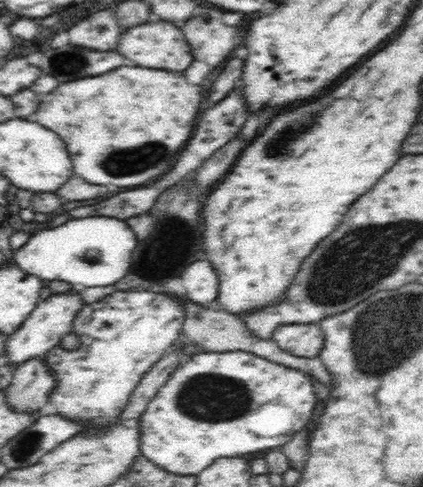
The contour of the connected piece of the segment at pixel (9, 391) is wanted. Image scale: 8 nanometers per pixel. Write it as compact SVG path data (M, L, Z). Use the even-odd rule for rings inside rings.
M45 358L28 360L18 364L10 386L5 388L5 399L14 412L40 412L49 402L48 395L55 387L55 379L49 372Z

